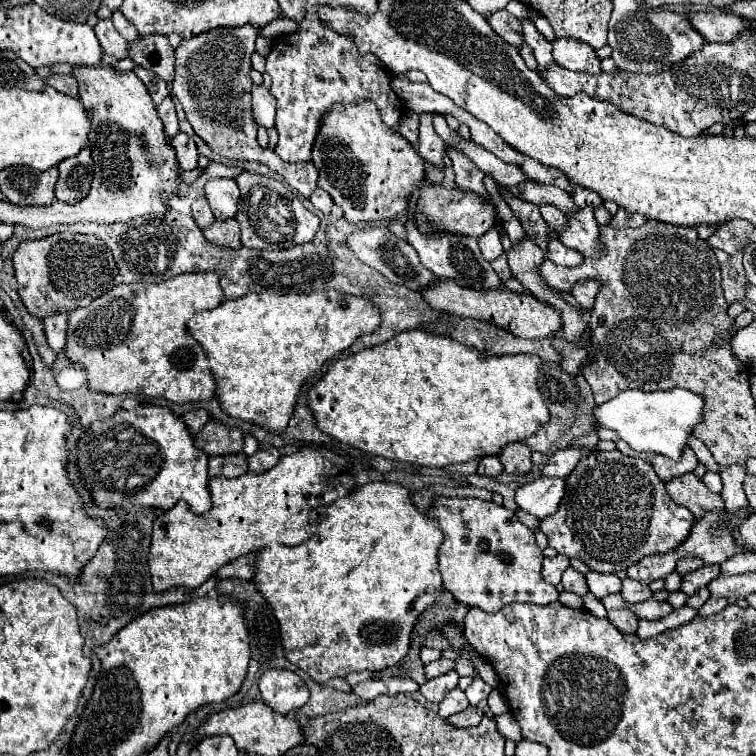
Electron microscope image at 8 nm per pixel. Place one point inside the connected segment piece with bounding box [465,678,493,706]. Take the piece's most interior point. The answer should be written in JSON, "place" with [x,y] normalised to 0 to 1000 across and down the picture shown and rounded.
{"place":[632,914]}

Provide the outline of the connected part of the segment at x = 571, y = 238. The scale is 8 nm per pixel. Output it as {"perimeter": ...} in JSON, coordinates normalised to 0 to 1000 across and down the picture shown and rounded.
{"perimeter":[[[766,275],[763,283],[753,286],[753,296],[742,312],[745,323],[771,336],[771,341],[792,341],[800,336],[800,325],[792,320],[792,299],[784,275]]]}

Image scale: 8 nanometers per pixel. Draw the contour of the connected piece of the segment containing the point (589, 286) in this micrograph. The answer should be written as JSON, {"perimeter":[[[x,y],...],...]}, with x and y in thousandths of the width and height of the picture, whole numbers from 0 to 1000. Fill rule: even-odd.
{"perimeter":[[[769,370],[766,376],[761,376],[761,381],[755,384],[755,389],[761,392],[761,397],[763,397],[774,410],[784,410],[790,384],[792,384],[792,373],[790,373],[790,370]]]}

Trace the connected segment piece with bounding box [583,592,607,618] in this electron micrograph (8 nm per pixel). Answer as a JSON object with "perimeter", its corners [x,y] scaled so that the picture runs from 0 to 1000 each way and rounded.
{"perimeter":[[[778,783],[772,790],[772,803],[775,807],[782,810],[788,816],[792,817],[800,817],[803,813],[803,807],[798,802],[796,796],[794,792],[787,791],[784,786]]]}

